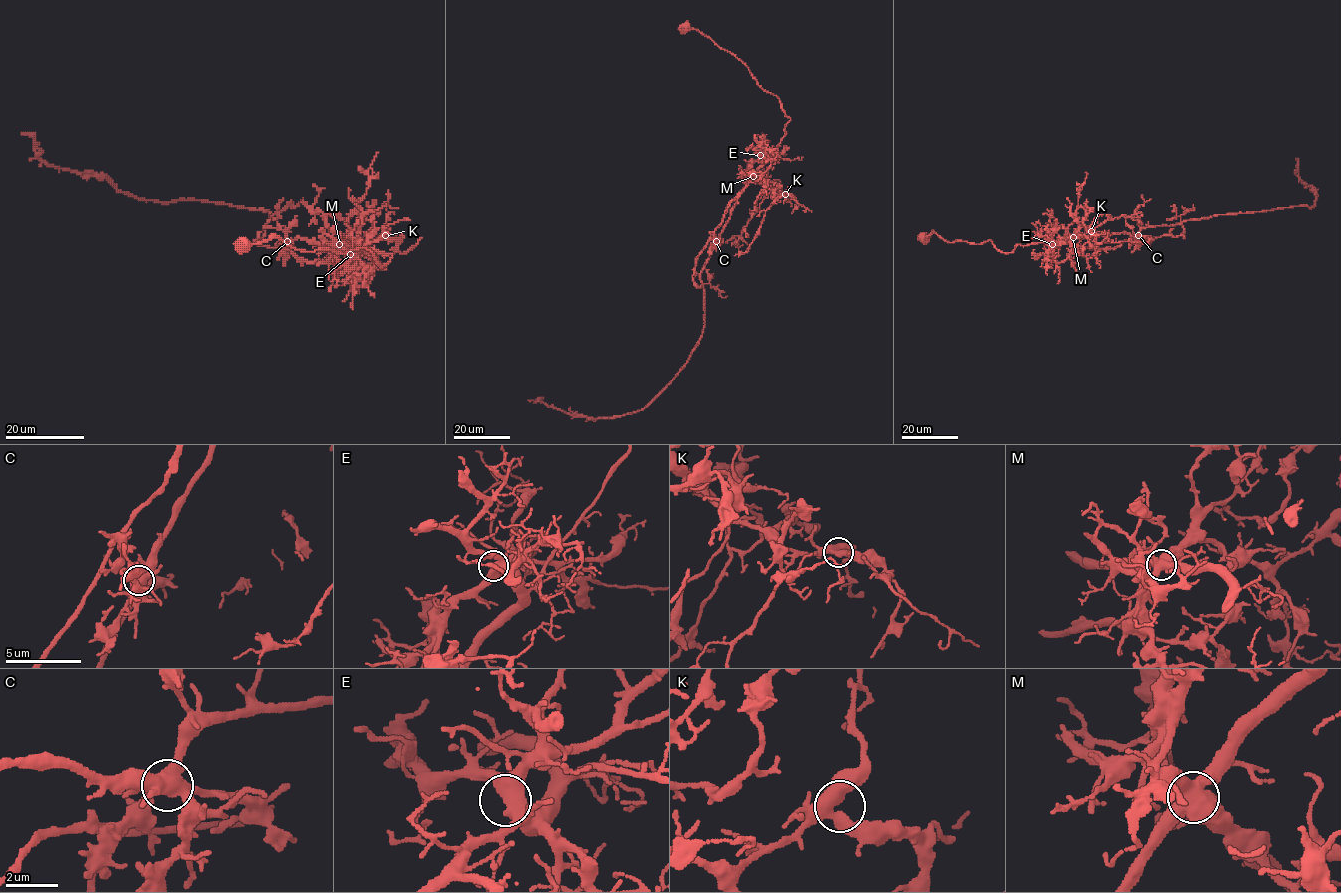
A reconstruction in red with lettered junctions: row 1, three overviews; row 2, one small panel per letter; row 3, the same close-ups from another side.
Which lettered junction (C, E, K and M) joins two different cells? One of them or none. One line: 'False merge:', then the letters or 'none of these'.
False merge: M

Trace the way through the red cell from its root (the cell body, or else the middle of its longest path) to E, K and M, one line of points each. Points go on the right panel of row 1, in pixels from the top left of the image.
E: (924, 239), (936, 233), (948, 242), (990, 240), (1004, 253), (1011, 253), (1018, 244), (1052, 244)
K: (924, 239), (936, 233), (948, 242), (990, 240), (1011, 253), (1018, 244), (1089, 237), (1091, 231)
M: (924, 239), (936, 233), (948, 242), (990, 240), (998, 250), (1011, 253), (1018, 244), (1073, 237)

